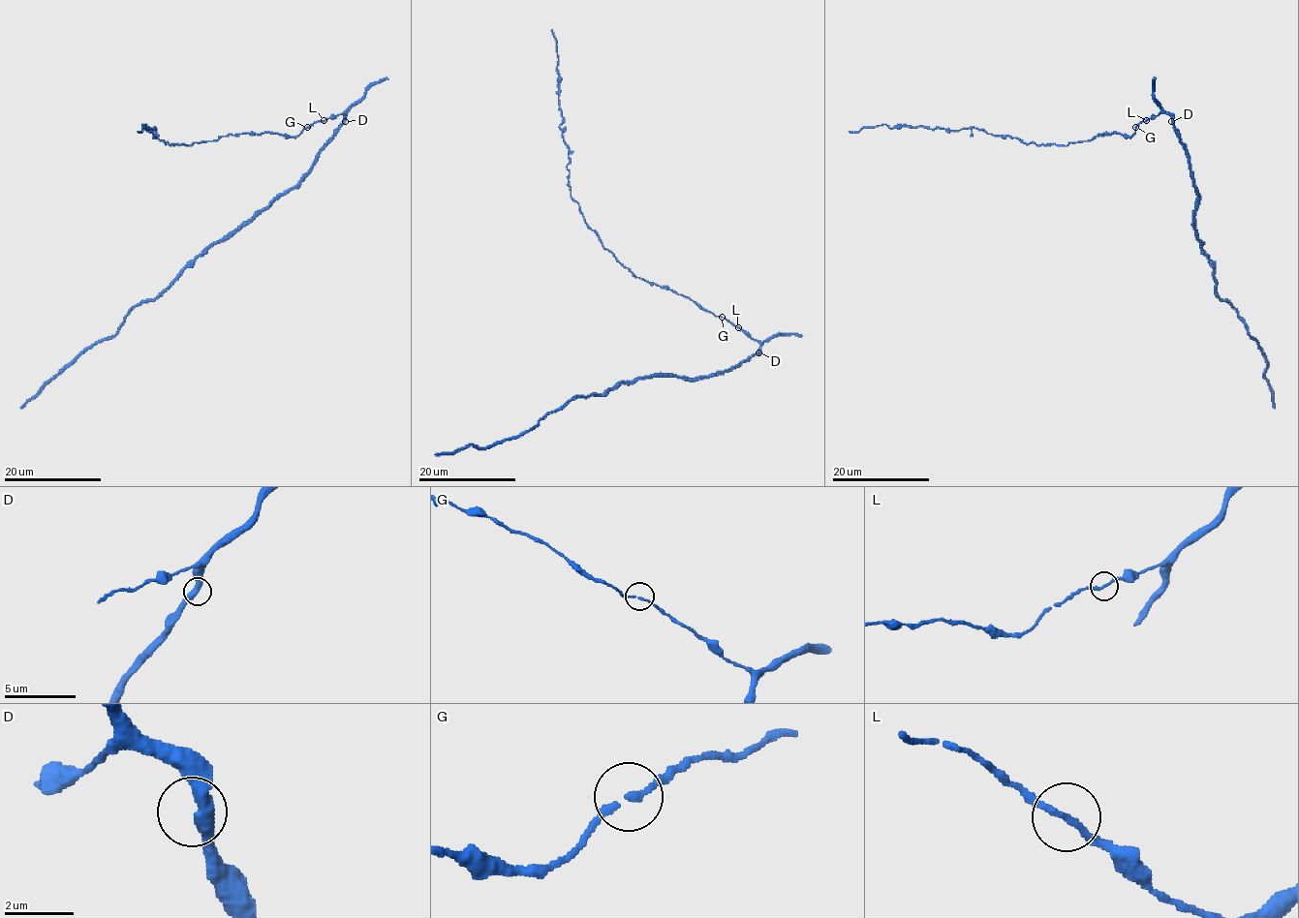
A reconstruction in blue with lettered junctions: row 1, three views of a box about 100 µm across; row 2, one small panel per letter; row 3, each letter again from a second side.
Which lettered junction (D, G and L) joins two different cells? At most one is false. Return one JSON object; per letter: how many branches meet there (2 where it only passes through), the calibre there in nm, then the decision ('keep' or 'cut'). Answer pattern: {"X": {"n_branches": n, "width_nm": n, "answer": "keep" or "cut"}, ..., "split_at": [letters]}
{"D": {"n_branches": 2, "width_nm": 400, "answer": "keep"}, "G": {"n_branches": 2, "width_nm": 140, "answer": "keep"}, "L": {"n_branches": 2, "width_nm": 180, "answer": "keep"}, "split_at": []}

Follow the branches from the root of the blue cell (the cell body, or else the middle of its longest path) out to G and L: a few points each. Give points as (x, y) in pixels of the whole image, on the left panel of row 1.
G: (343, 120), (346, 113), (331, 115), (307, 127)
L: (343, 120), (346, 113), (324, 120)

